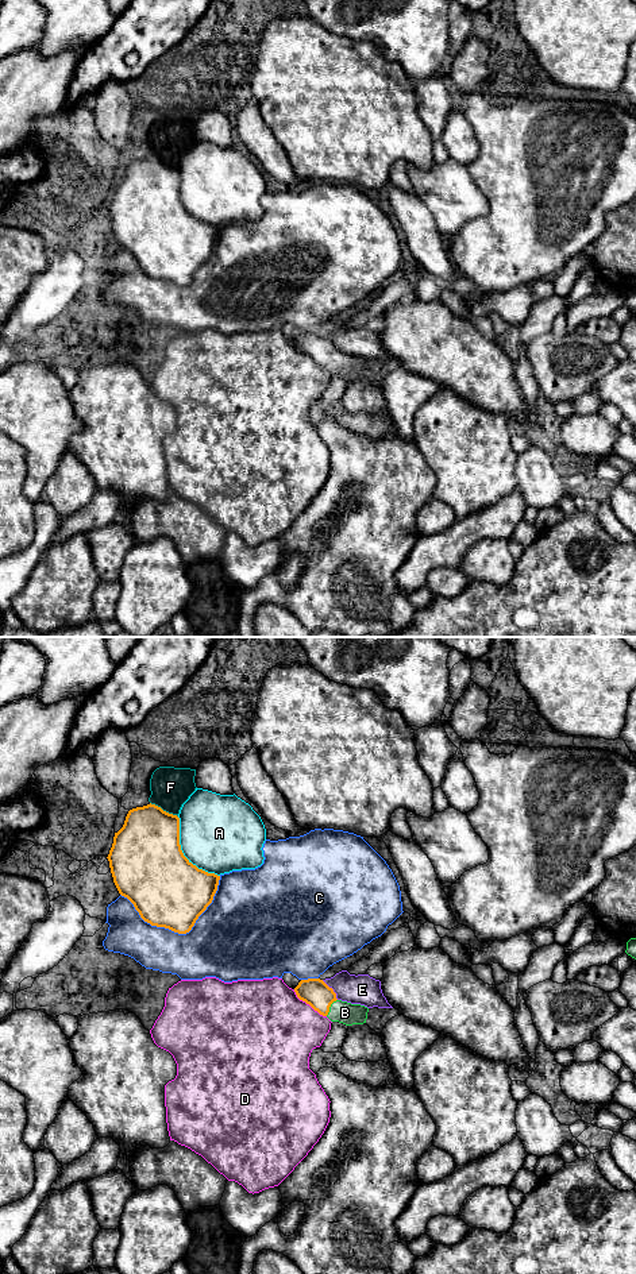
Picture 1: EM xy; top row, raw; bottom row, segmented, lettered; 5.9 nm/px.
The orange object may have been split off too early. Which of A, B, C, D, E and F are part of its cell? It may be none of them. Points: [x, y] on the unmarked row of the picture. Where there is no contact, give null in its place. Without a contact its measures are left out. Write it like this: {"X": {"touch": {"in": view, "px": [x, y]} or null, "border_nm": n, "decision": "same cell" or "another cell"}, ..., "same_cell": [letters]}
{"A": {"touch": {"in": "xy", "px": [182, 205]}, "border_nm": 440, "decision": "another cell"}, "B": {"touch": {"in": "xy", "px": [330, 358]}, "border_nm": 120, "decision": "same cell"}, "C": {"touch": {"in": "xy", "px": [180, 285]}, "border_nm": 600, "decision": "another cell"}, "D": {"touch": {"in": "xy", "px": [308, 355]}, "border_nm": 260, "decision": "another cell"}, "E": {"touch": {"in": "xy", "px": [332, 342]}, "border_nm": 160, "decision": "another cell"}, "F": {"touch": {"in": "xy", "px": [162, 162]}, "border_nm": 190, "decision": "another cell"}, "same_cell": ["B"]}

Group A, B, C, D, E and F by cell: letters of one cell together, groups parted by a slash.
A / B / C F / D / E

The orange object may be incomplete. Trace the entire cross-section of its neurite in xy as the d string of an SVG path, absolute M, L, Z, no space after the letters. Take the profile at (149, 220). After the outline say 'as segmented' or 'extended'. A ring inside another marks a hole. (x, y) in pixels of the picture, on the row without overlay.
M151 155L128 163L107 211L119 246L134 256L140 270L178 286L192 282L212 255L220 232L220 228L198 221L184 208L180 170Z; as segmented

